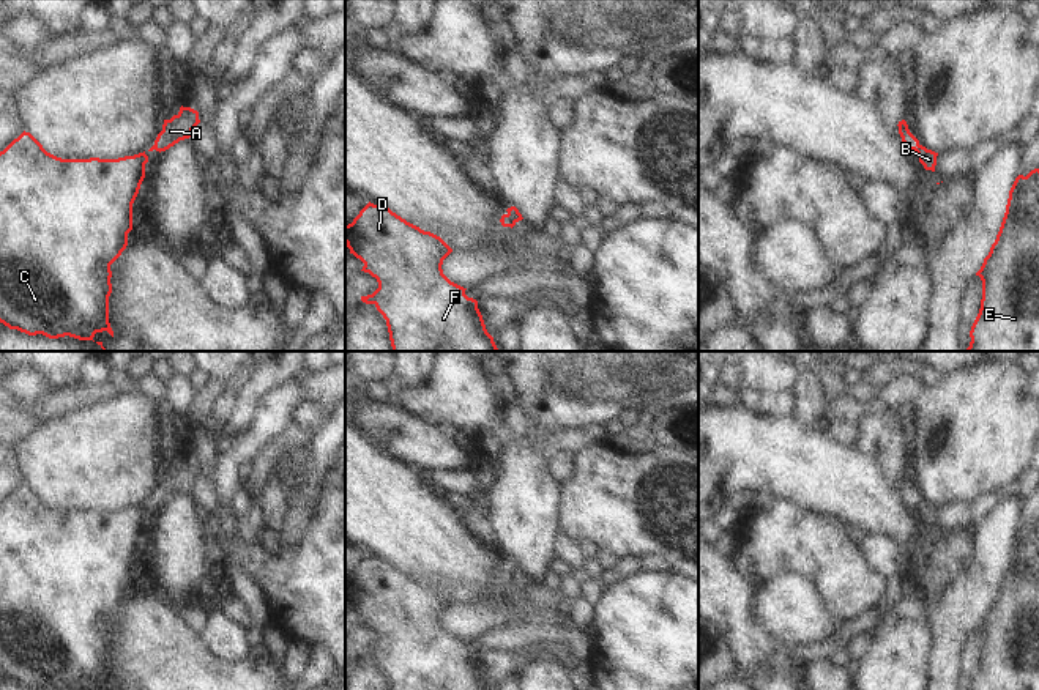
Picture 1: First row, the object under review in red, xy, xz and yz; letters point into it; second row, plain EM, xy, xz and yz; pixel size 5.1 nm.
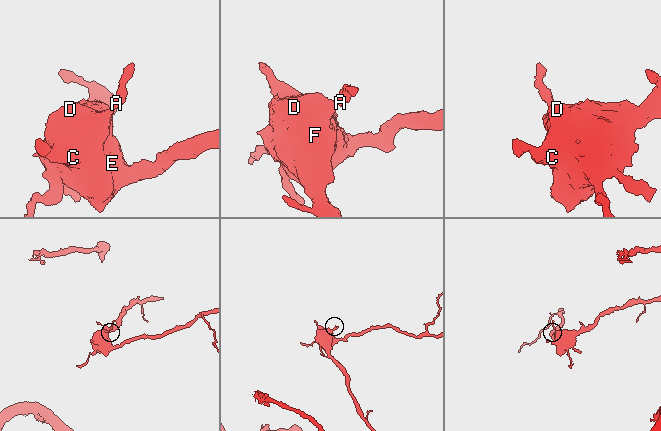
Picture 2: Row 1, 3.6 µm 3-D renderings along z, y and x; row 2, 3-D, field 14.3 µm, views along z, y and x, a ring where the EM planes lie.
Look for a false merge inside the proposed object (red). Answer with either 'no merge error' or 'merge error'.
no merge error

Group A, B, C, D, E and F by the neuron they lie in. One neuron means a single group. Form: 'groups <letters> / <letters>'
groups A B C D E F

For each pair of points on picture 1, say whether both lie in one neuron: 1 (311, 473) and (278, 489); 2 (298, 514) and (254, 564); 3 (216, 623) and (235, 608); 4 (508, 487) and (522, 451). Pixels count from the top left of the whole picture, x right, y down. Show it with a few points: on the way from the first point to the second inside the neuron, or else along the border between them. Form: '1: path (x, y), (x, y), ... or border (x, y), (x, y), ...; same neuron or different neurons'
1: border (308, 448), (298, 484), (284, 501); different neurons
2: border (309, 517), (297, 542), (281, 541); different neurons
3: border (219, 602), (219, 607), (243, 630); different neurons
4: path (517, 478), (522, 473), (522, 460); same neuron

